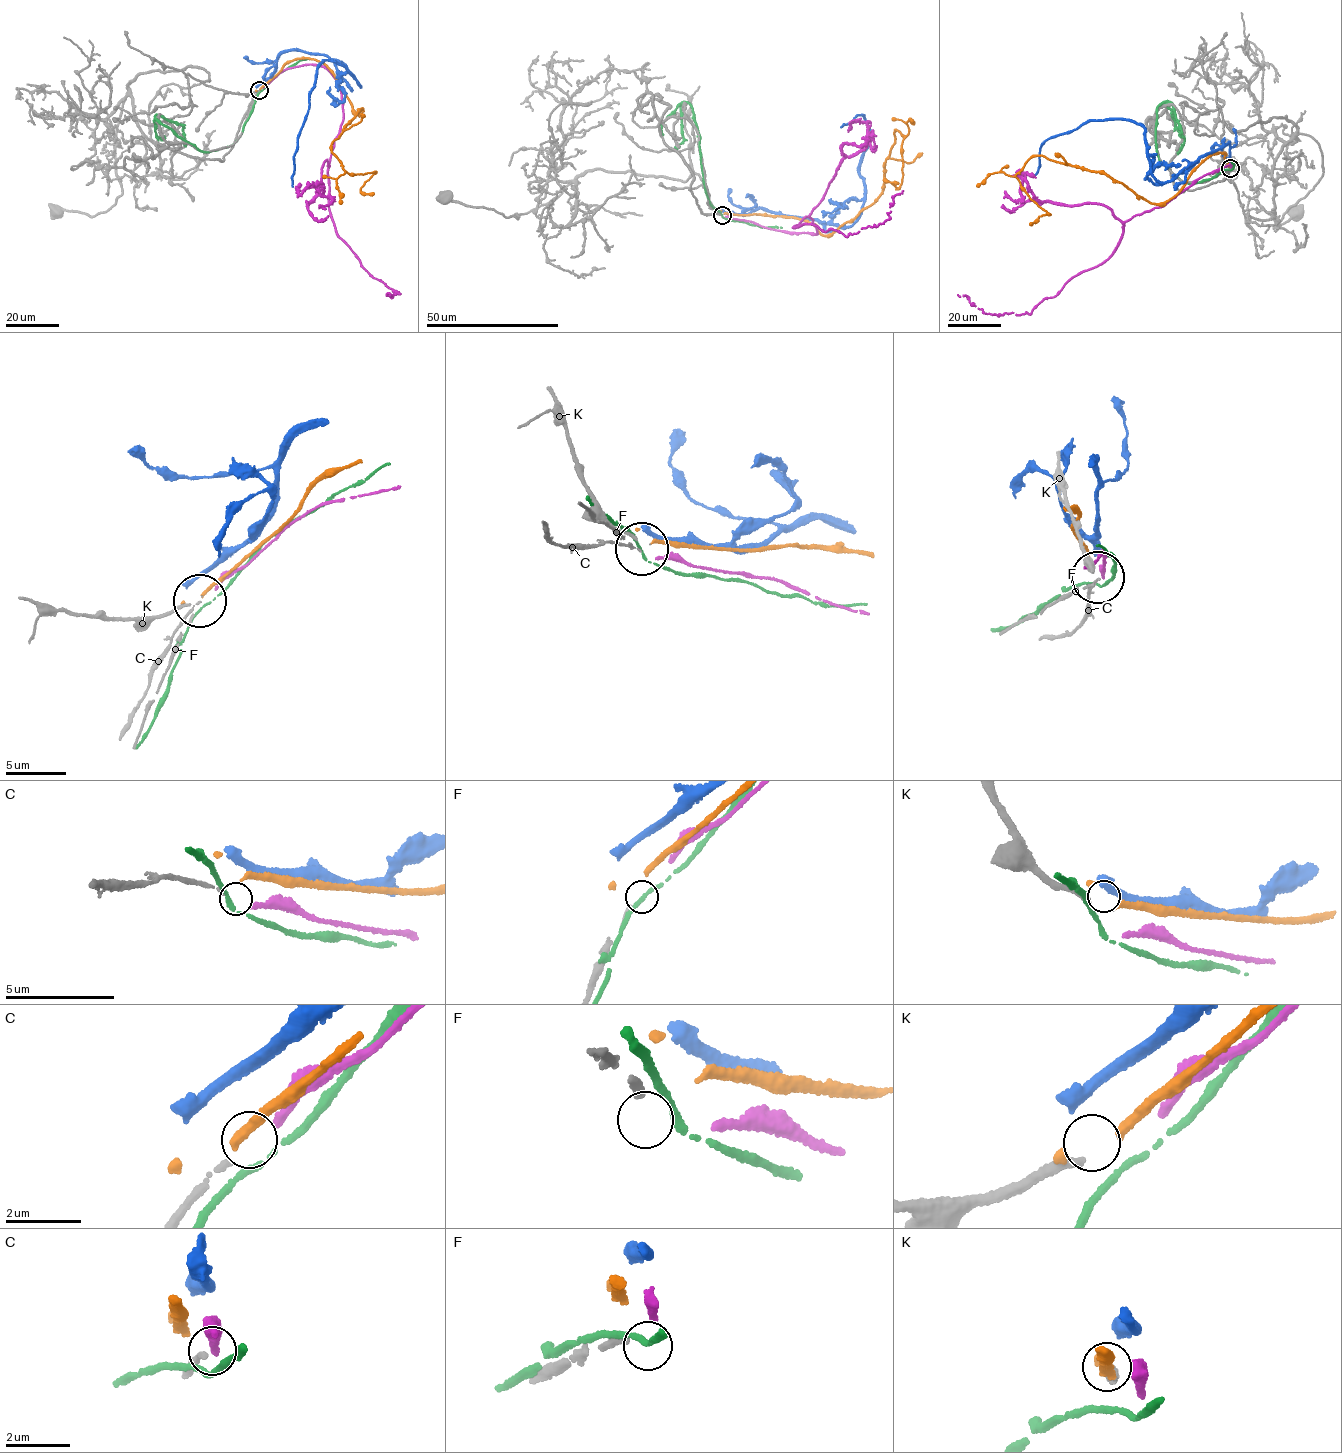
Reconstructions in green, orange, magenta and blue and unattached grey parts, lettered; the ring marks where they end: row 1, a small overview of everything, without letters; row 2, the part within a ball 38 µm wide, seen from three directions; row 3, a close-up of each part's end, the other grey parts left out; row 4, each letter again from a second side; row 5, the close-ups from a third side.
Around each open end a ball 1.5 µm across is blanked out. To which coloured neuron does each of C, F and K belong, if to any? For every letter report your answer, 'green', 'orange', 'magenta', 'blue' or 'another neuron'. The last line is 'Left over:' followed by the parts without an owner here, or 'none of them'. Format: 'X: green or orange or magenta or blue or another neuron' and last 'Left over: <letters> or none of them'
C: magenta
F: another neuron
K: orange
Left over: F

